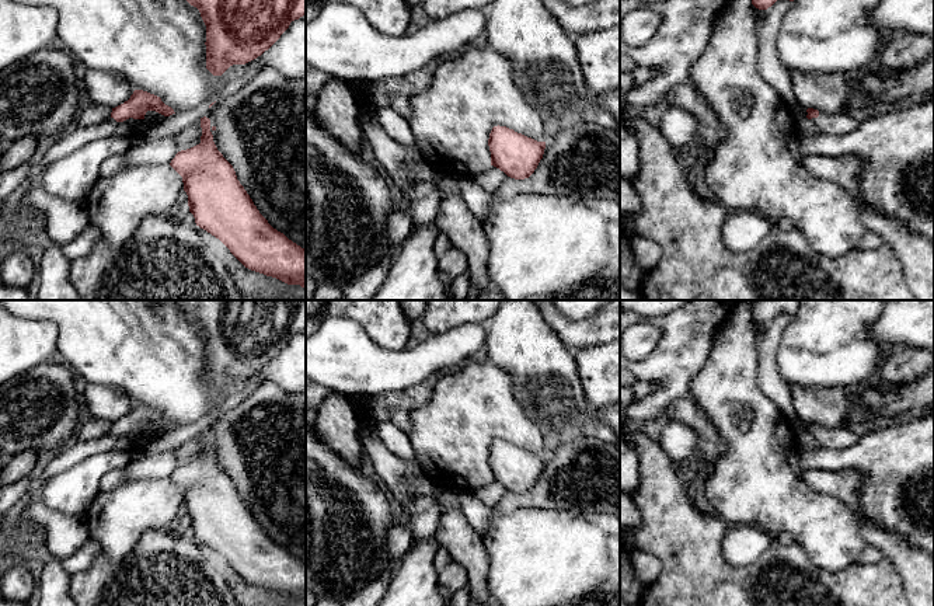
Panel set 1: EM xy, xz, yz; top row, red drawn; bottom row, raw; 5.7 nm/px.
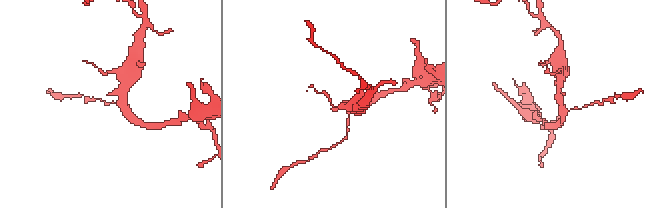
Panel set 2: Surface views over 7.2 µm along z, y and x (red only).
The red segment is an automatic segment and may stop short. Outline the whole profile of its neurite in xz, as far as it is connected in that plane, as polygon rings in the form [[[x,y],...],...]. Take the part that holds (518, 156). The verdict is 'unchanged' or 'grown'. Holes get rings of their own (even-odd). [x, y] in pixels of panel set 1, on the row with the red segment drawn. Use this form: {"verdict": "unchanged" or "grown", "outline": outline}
{"verdict": "unchanged", "outline": [[[494,126],[488,146],[491,166],[515,180],[529,178],[543,159],[546,142],[537,142],[506,126]]]}

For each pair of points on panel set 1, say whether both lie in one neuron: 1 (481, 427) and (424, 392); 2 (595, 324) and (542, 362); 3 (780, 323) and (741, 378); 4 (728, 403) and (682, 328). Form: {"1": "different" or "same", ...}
{"1": "different", "2": "different", "3": "different", "4": "different"}

